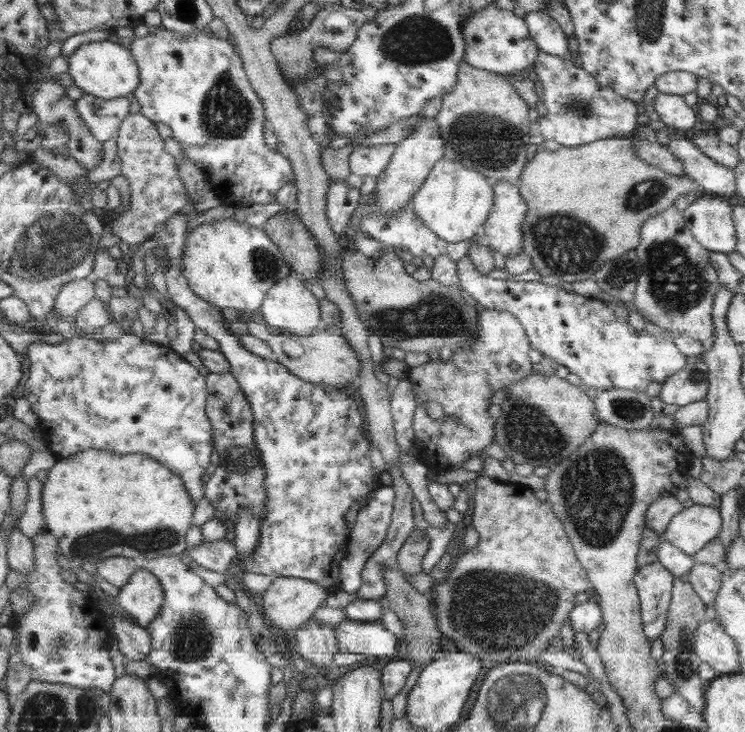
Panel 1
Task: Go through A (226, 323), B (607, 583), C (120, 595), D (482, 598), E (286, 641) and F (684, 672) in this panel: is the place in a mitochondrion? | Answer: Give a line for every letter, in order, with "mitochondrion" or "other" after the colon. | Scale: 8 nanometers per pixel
A: other
B: other
C: other
D: mitochondrion
E: other
F: mitochondrion

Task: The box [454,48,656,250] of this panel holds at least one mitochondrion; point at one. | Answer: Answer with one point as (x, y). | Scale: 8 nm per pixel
(579, 110)

